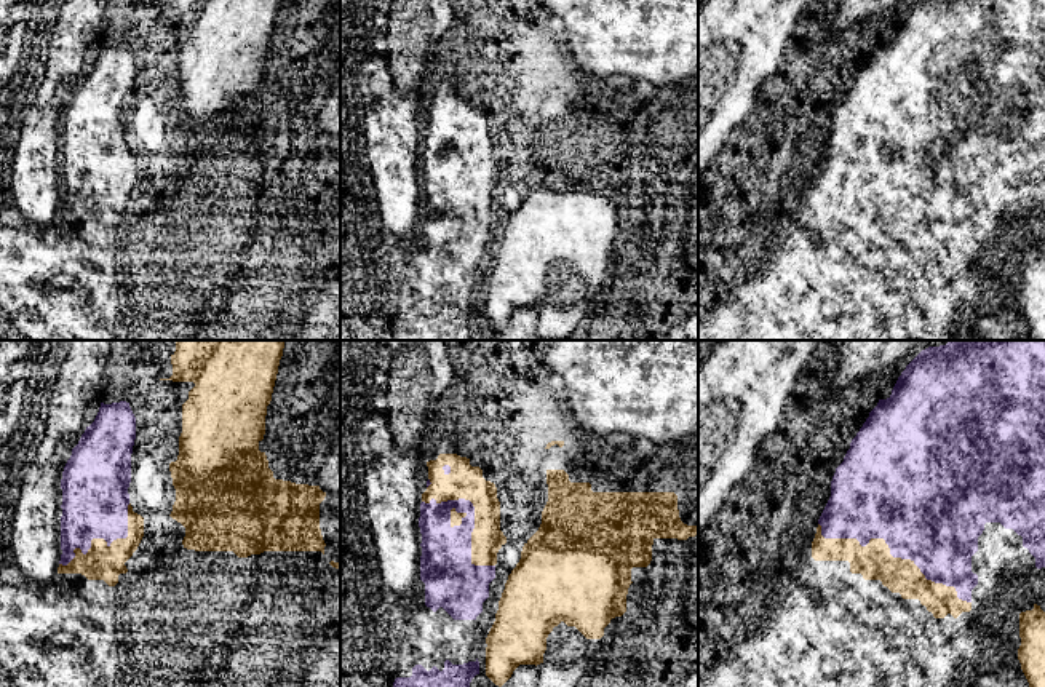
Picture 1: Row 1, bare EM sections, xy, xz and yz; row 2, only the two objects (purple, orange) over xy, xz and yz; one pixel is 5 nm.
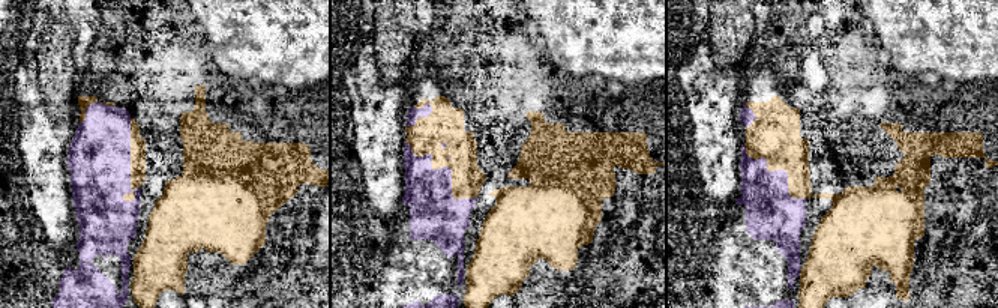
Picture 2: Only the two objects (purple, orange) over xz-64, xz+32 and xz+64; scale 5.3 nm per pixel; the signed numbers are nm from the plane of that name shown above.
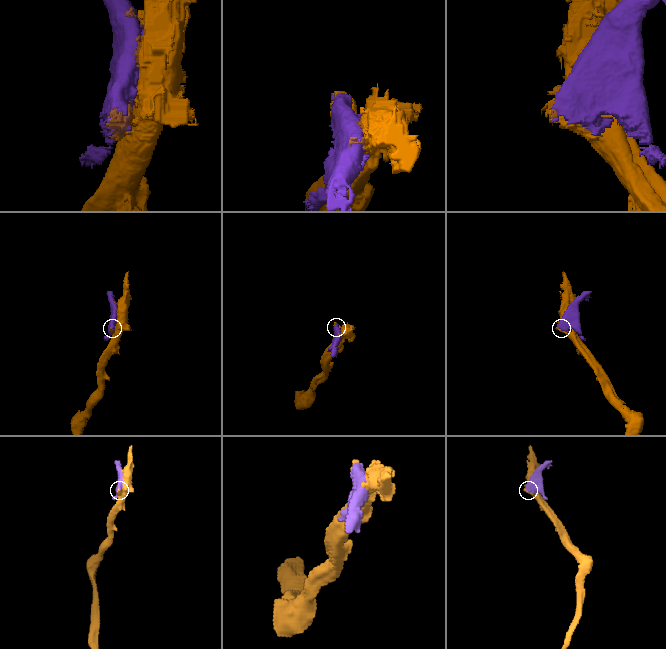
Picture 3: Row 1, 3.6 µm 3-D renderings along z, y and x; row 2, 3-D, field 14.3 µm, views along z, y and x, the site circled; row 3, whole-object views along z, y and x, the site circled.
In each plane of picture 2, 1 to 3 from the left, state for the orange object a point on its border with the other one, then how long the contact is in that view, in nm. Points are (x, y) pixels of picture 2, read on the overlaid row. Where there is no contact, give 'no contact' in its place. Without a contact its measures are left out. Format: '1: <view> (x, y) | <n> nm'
1: xz-64 (129, 161) | 440 nm
2: xz+32 (446, 167) | 500 nm
3: xz+64 (778, 170) | 440 nm

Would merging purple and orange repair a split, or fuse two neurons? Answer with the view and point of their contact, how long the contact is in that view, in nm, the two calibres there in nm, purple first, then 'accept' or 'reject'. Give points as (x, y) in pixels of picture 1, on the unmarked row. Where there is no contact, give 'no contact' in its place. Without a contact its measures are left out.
yz (890, 195) | 850 nm | 460/180 nm | reject

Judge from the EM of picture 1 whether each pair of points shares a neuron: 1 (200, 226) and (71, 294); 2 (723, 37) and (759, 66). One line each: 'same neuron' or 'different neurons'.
1: same neuron
2: same neuron

